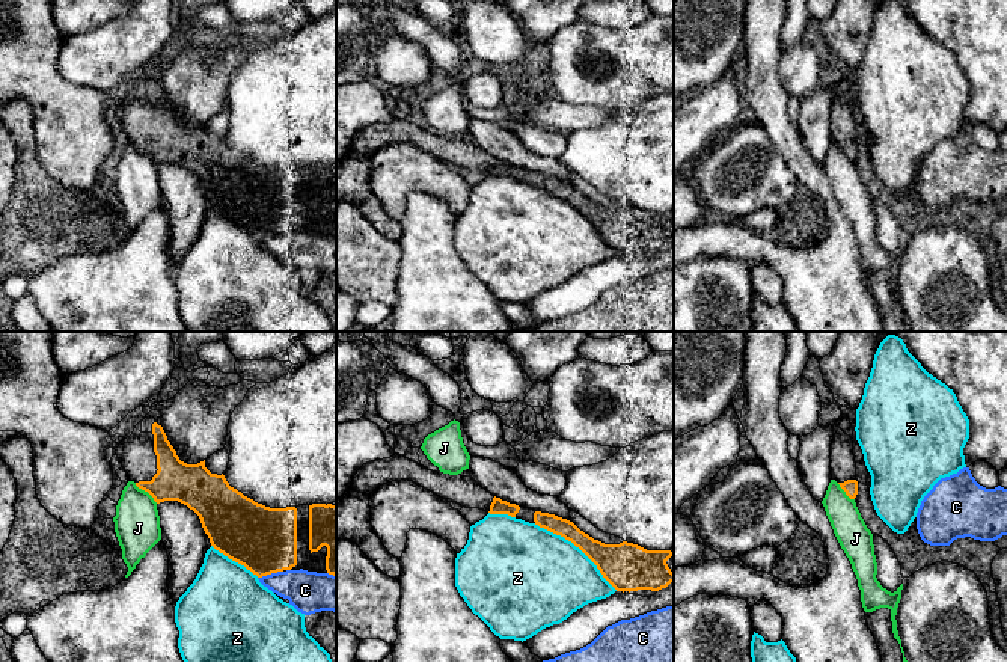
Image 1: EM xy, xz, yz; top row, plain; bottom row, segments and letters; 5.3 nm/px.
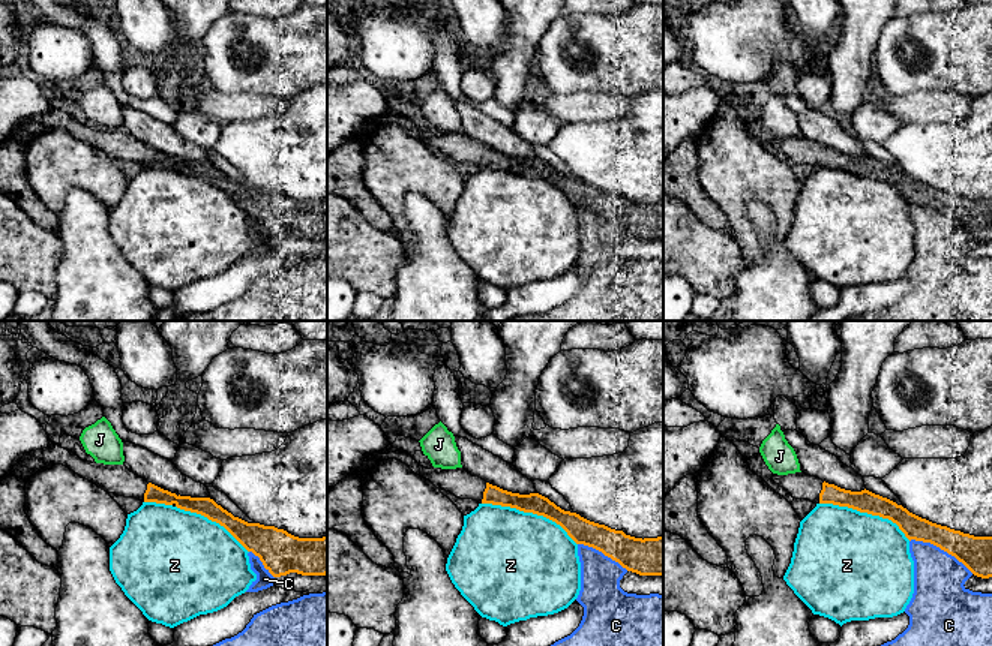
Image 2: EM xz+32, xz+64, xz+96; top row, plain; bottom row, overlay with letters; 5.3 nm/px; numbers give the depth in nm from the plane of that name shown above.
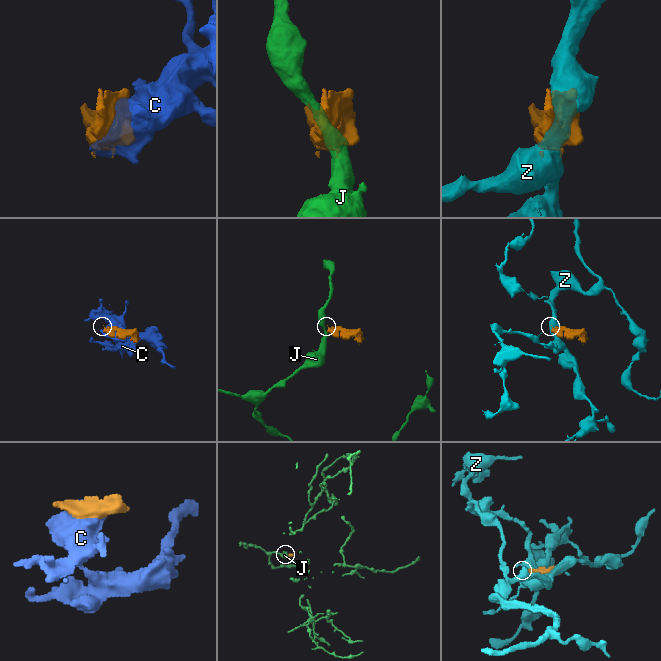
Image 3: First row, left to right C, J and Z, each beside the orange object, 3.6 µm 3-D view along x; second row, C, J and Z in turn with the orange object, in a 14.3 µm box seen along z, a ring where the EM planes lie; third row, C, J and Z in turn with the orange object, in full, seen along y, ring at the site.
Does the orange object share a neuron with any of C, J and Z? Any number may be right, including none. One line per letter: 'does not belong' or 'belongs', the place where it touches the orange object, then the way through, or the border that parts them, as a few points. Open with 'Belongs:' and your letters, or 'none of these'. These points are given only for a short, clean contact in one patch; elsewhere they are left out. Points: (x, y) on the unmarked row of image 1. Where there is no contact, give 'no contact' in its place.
Belongs: none of these
C: does not belong; meets orange in xy at (270, 235)
J: does not belong; meets orange in xy at (146, 153); border along xy (134, 145), (157, 165)
Z: does not belong; meets orange in xz at (578, 208)

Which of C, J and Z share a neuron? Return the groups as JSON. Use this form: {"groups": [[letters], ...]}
{"groups": [["C"], ["J"], ["Z"]]}

